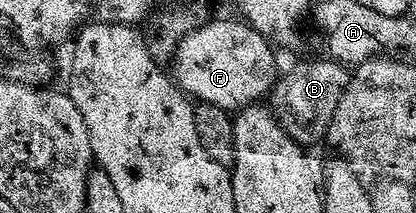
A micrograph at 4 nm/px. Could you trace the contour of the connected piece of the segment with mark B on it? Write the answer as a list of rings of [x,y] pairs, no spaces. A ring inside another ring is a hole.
[[[329,58],[314,59],[311,63],[302,63],[290,76],[279,78],[270,88],[268,105],[278,118],[278,124],[292,137],[292,141],[302,144],[303,147],[313,148],[313,143],[322,143],[326,137],[326,130],[332,121],[332,113],[336,113],[336,107],[340,105],[340,97],[350,84],[351,72],[343,64]]]

